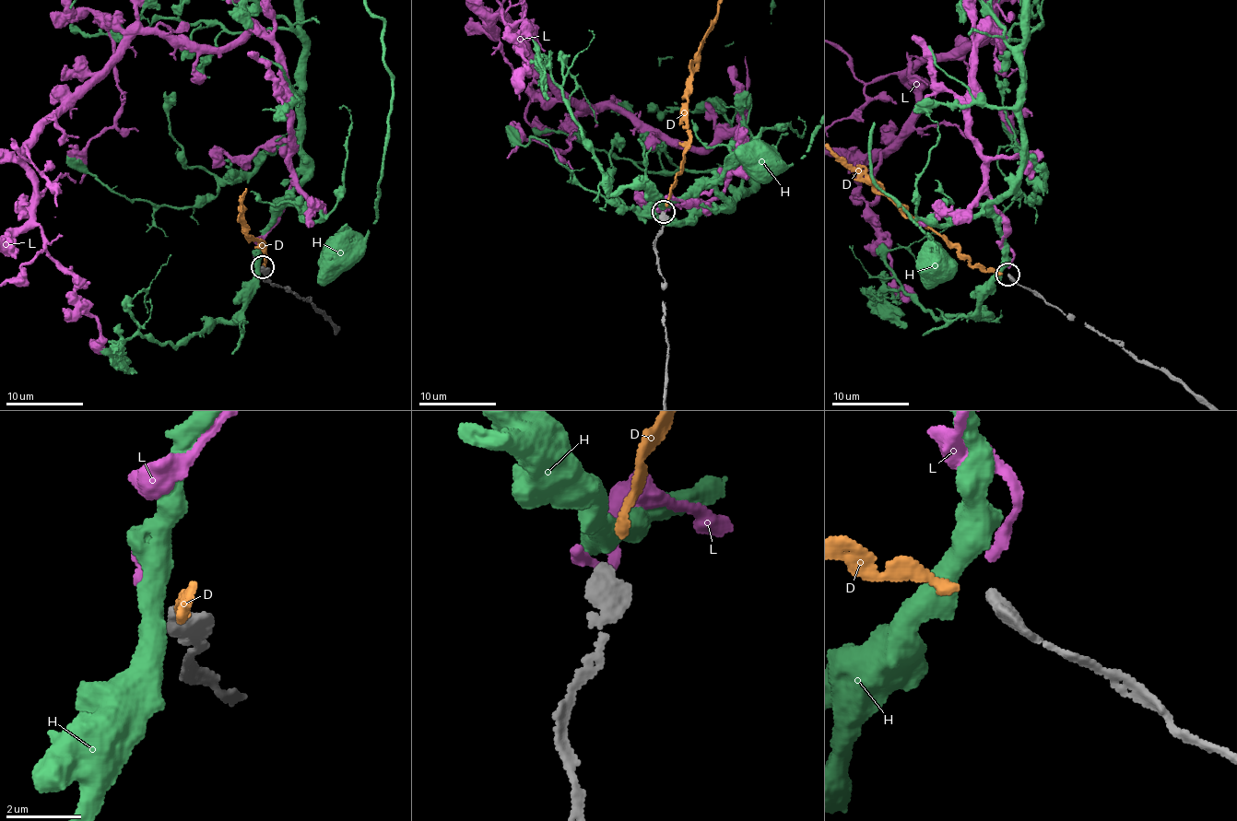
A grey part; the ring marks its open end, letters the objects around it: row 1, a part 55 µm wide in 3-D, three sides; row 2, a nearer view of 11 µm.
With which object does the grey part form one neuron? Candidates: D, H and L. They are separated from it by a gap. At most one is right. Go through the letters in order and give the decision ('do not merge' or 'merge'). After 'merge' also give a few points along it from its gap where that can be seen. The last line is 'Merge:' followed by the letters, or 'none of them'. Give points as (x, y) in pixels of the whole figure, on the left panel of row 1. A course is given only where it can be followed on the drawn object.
D: merge
H: do not merge
L: do not merge
Merge: D

